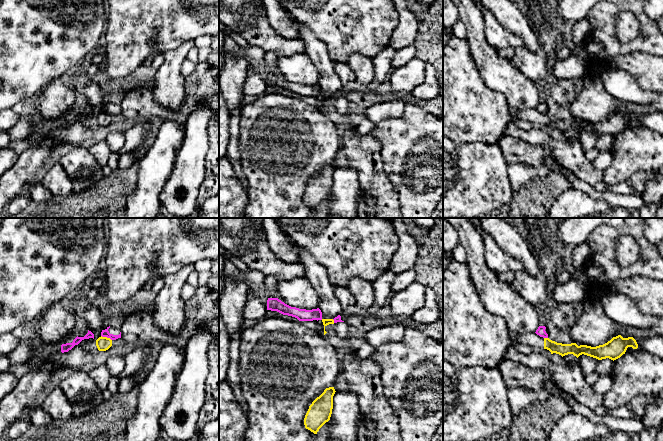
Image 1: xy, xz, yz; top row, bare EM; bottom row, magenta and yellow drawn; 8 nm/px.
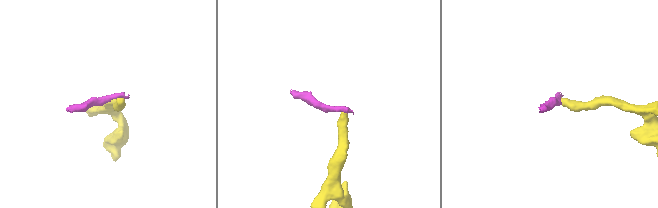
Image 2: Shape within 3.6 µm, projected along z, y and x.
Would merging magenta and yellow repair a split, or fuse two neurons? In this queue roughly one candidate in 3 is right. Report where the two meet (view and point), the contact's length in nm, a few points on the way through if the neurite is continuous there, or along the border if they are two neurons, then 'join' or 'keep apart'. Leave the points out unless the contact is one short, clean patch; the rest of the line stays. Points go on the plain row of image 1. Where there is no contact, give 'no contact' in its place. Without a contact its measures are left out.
meets magenta in xy at (106, 112); contact 100 nm long; border along xy (101, 111), (111, 116); keep apart

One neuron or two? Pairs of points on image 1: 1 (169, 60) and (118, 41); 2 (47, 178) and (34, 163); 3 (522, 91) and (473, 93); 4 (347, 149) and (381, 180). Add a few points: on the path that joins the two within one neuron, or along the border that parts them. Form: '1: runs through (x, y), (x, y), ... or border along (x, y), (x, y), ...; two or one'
1: border along (183, 42), (161, 54); two
2: border along (55, 162), (38, 178); two
3: border along (481, 77), (488, 87), (504, 96), (510, 110); two
4: runs through (355, 154), (373, 172); one

